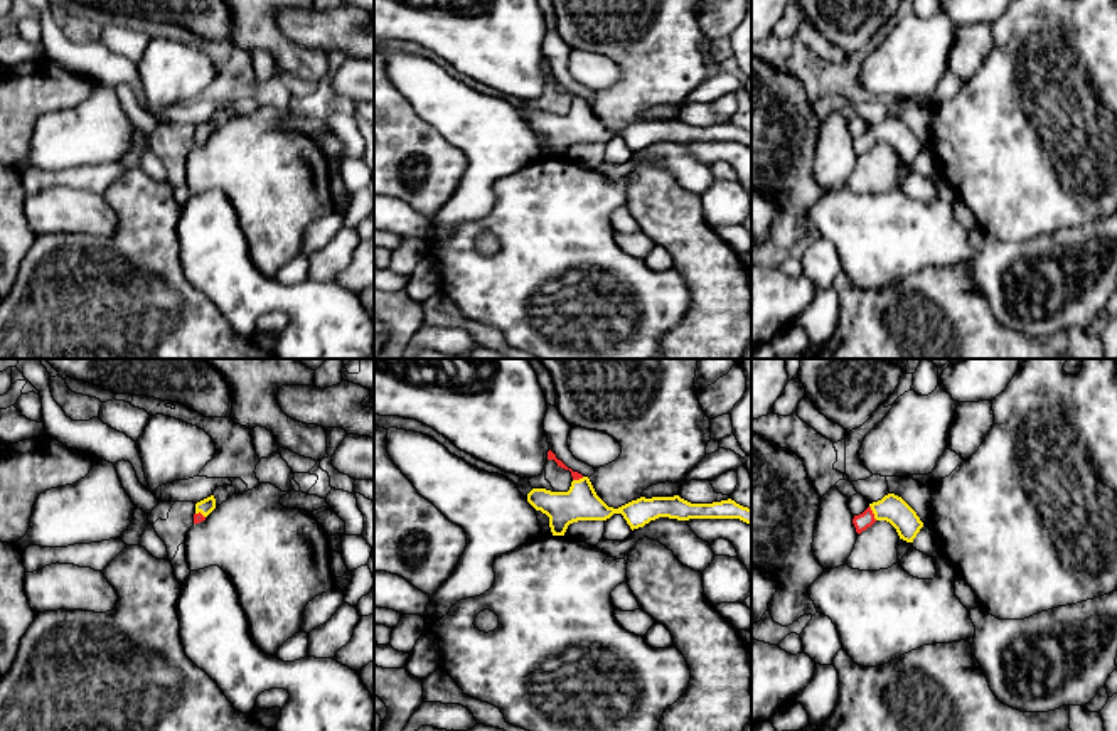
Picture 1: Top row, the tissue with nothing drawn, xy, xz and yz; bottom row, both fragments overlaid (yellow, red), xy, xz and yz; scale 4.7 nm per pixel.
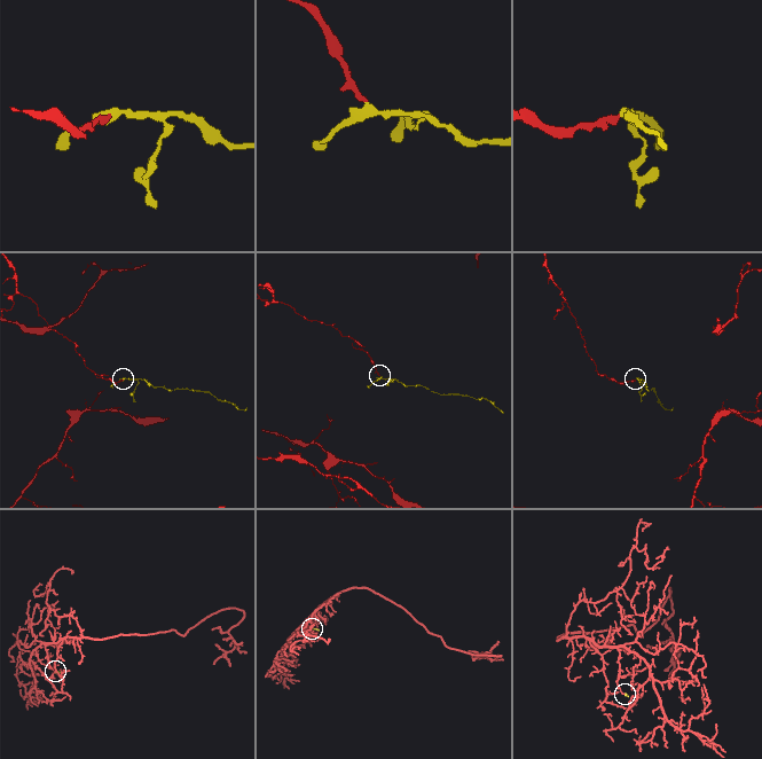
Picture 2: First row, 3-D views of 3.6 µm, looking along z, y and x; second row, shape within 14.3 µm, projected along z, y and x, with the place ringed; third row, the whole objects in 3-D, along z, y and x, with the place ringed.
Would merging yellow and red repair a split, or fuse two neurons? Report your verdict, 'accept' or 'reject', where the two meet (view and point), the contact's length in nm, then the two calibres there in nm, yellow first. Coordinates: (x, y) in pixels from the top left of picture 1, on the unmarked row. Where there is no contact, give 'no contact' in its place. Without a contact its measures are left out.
accept; meets yellow in yz at (873, 135); contact 80 nm long; 140 nm thick on the yellow side, 80 nm on the other

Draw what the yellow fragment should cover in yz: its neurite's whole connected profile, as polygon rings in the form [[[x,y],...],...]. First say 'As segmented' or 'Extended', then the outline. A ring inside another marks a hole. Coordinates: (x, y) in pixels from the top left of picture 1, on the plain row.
Extended. [[[888,116],[881,123],[869,126],[863,136],[854,138],[852,147],[856,150],[856,155],[861,157],[876,143],[890,145],[896,152],[900,162],[906,165],[913,165],[923,150],[923,145],[917,135],[895,116]]]

